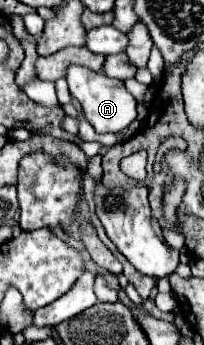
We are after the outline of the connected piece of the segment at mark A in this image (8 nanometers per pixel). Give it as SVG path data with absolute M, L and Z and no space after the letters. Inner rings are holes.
M68 66L66 80L70 94L82 104L86 120L94 126L98 134L122 132L136 118L136 98L124 88L122 80L108 78L104 72L94 72L84 66Z

